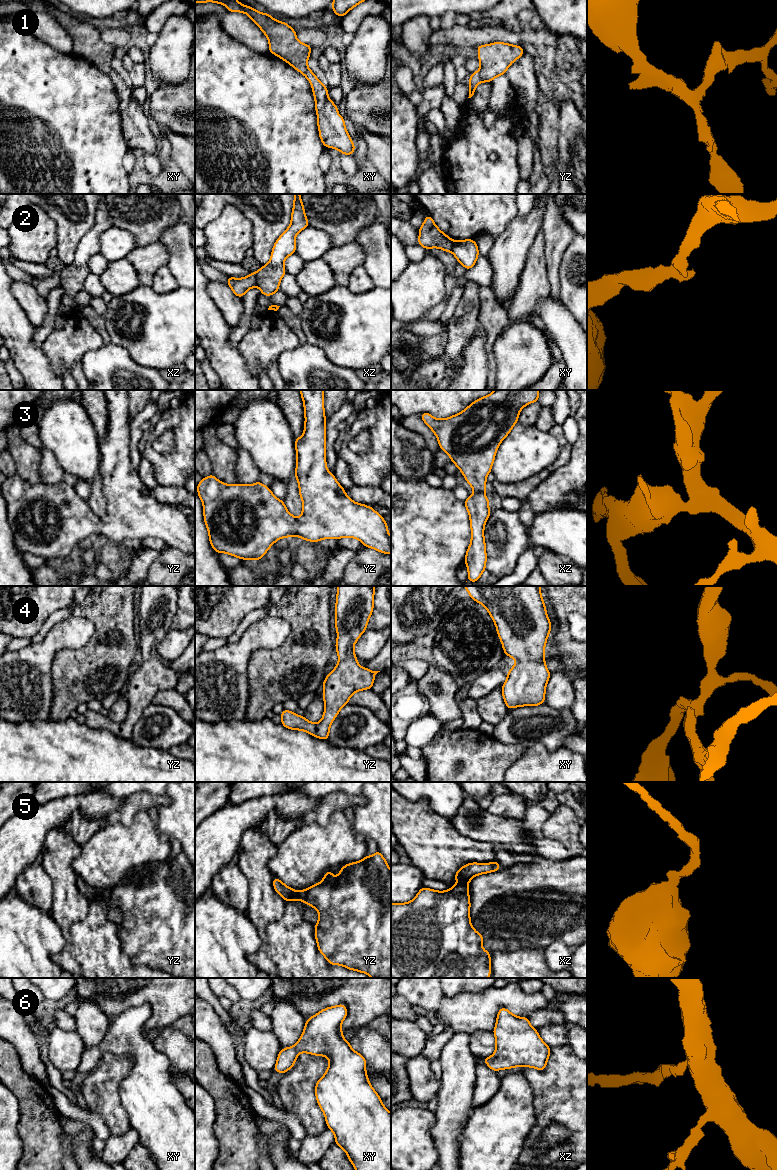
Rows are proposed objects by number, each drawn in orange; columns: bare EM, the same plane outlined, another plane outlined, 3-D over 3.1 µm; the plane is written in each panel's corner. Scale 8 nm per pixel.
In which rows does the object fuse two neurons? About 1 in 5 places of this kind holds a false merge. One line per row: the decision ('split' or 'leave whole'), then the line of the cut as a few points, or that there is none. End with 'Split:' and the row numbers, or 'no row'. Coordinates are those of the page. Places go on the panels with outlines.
1: leave whole | no cut
2: split | xz (254, 273), (256, 285)
3: leave whole | no cut
4: leave whole | no cut
5: leave whole | no cut
6: leave whole | no cut
Split: 2

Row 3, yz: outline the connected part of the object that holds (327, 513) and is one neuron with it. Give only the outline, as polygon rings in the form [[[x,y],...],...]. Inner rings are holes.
[[[300,390],[300,394],[305,424],[303,435],[295,438],[295,478],[303,502],[302,515],[297,518],[290,514],[284,501],[276,498],[271,489],[260,481],[251,485],[228,485],[211,474],[198,483],[197,492],[203,503],[204,522],[213,550],[258,562],[277,540],[284,537],[298,536],[313,543],[321,539],[349,537],[357,538],[365,547],[391,554],[387,521],[372,507],[350,499],[334,474],[327,469],[324,390]]]

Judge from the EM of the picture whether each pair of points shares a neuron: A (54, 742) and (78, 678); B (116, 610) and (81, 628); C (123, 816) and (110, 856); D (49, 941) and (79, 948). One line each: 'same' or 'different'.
A: different
B: different
C: different
D: different

